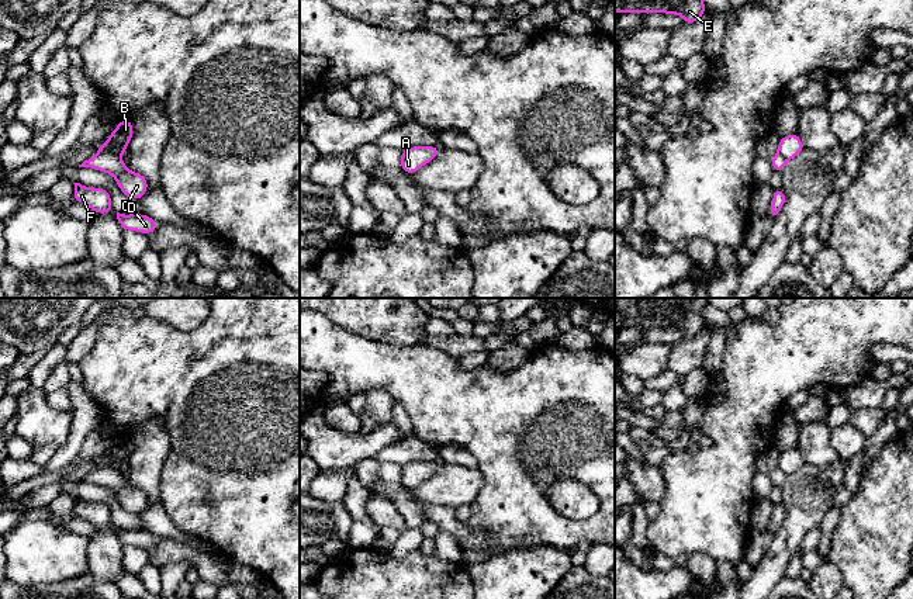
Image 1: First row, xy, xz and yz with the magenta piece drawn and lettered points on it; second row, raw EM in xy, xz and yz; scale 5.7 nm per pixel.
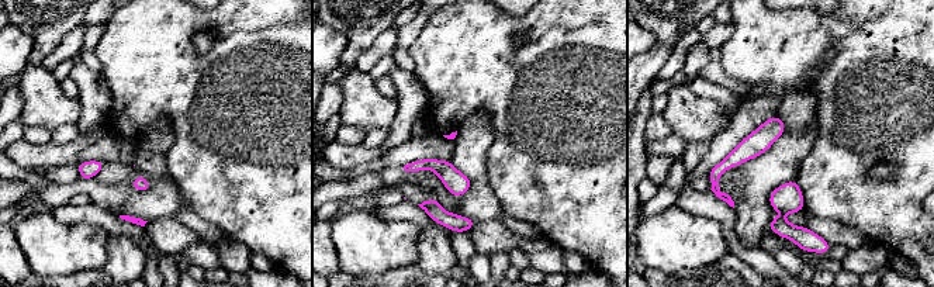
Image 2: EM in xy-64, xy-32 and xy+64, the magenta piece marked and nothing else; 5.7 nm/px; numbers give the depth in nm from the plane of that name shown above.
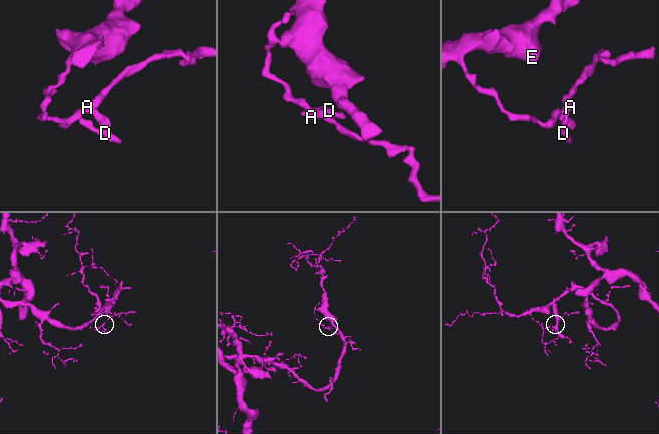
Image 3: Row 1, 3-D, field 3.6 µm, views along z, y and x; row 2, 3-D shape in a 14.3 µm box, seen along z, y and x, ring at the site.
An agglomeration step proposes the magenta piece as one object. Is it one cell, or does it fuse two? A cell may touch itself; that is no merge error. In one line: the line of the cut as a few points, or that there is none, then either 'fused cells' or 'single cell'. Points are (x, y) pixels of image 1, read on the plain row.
xy (99, 467), (113, 468) | fused cells

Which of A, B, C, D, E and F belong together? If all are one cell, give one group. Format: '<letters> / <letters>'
A B D F / C E

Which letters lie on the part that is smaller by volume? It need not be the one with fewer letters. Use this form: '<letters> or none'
A, B, D, F

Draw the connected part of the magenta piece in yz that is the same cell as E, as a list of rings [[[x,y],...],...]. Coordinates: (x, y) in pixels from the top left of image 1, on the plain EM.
[[[615,298],[615,328],[678,329],[694,339],[708,326],[702,316],[708,305],[706,298]]]

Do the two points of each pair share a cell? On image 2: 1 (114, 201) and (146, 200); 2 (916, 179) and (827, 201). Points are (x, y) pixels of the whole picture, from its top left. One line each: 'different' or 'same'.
1: same
2: same

